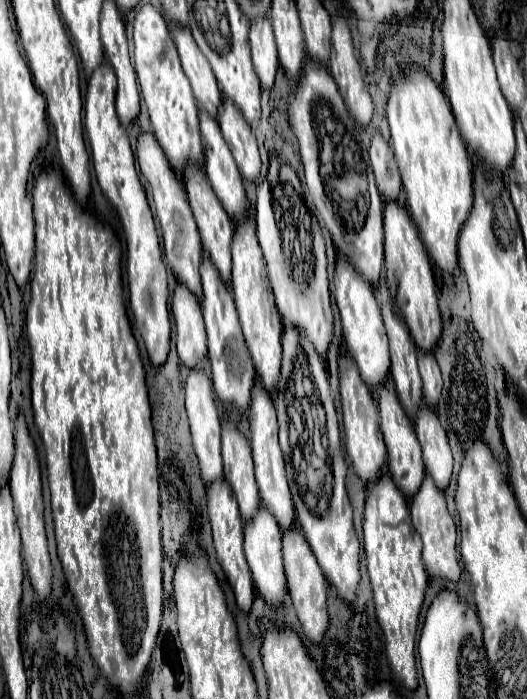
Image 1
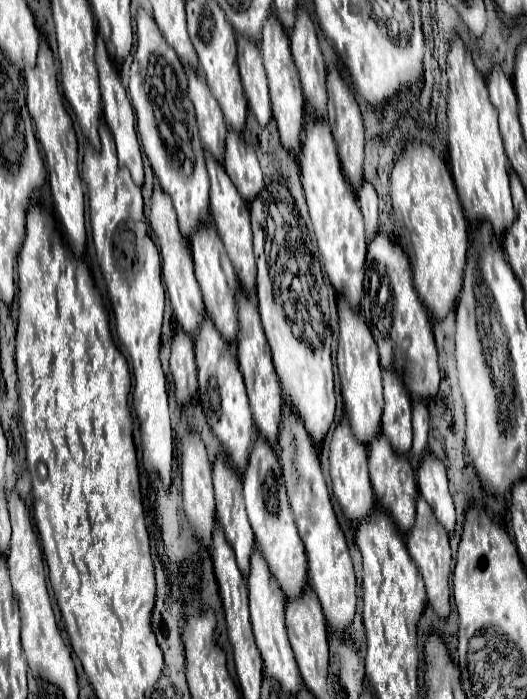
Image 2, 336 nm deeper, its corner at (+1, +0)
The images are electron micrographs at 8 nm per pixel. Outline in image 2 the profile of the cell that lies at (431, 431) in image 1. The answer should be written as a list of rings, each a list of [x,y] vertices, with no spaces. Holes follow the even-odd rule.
[[[430,453],[422,455],[416,479],[418,479],[420,495],[430,503],[436,519],[442,523],[448,535],[452,535],[454,525],[456,525],[456,515],[454,515],[454,503],[452,503],[452,495],[448,489],[444,463],[438,461]]]

